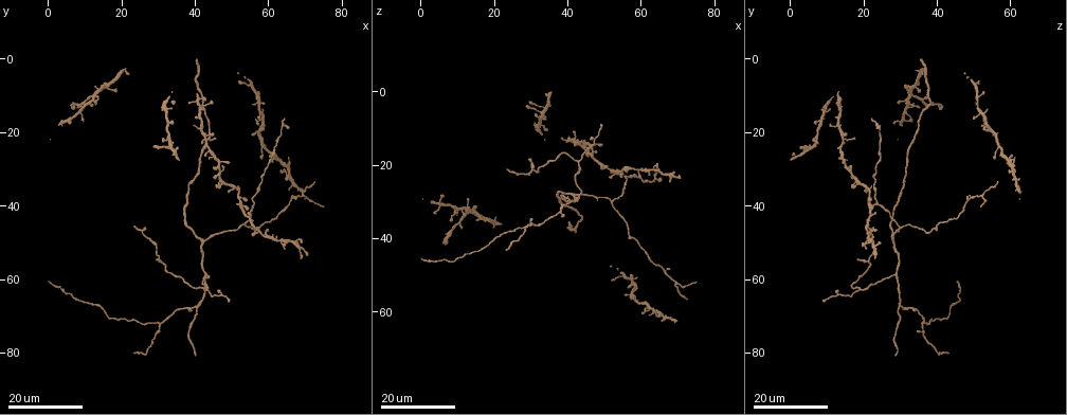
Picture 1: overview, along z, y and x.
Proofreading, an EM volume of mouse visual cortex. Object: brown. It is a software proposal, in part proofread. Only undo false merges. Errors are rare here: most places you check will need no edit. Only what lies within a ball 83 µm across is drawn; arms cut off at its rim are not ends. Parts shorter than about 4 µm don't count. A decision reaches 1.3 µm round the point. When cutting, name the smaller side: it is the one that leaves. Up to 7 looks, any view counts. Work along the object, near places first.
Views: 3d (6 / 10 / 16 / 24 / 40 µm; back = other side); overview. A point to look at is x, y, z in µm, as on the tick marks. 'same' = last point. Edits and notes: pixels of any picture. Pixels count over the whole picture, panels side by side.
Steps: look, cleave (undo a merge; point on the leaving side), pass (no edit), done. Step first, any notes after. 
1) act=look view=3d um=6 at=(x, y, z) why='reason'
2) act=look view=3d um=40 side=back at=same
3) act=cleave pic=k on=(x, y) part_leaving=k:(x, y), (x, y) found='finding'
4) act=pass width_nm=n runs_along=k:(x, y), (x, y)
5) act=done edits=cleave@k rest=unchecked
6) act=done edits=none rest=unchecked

act=look view=3d um=24 at=(30.0, 72.0, 35.5) why='three-way junction'

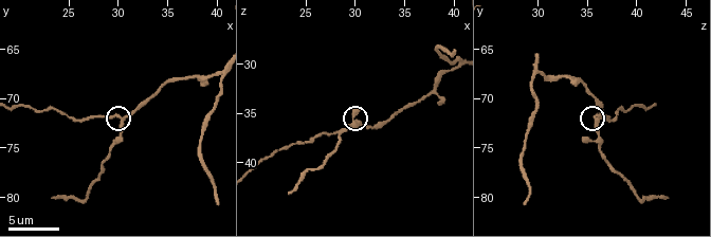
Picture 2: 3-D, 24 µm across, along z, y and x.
act=look view=3d um=10 at=(30.2, 72.0, 36.0) why='zoom in'

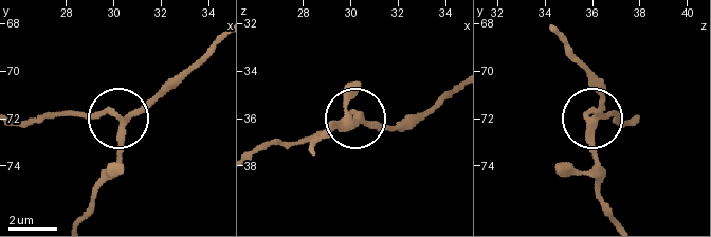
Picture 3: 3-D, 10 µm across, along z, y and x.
act=pass arms=3 found='one neuron here'

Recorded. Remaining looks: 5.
act=look view=3d um=24 at=(40.5, 67.0, 30.0) why='three-way junction'

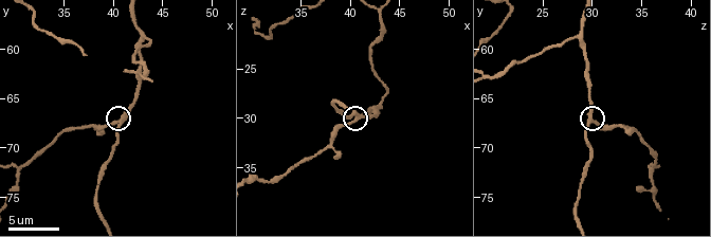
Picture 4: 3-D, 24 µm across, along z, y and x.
act=look view=3d um=6 at=(40.6, 67.2, 30.2) why='closer look'

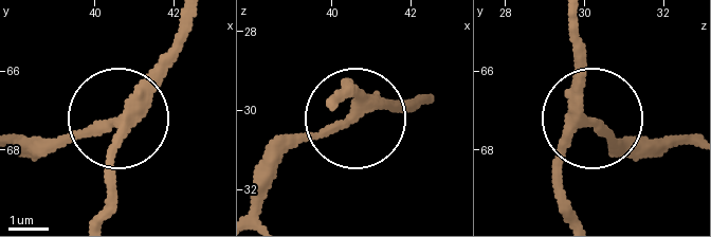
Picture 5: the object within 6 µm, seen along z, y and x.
act=pass width_nm=260 found='continuous, no second neuron'

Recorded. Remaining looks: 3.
act=look view=3d um=16 at=(55.0, 38.0, 23.5) why='three-way junction'

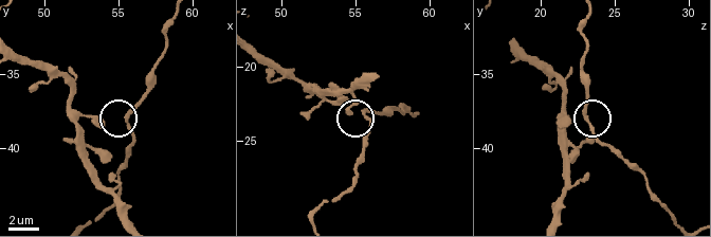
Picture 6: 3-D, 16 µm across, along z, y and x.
act=look view=3d um=6 at=(55.6, 38.0, 23.2)

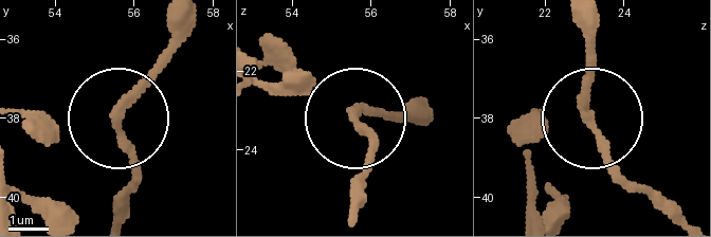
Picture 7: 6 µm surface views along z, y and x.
act=look view=3d um=6 side=back at=(55.55, 37.95, 23.05) why='from behind'

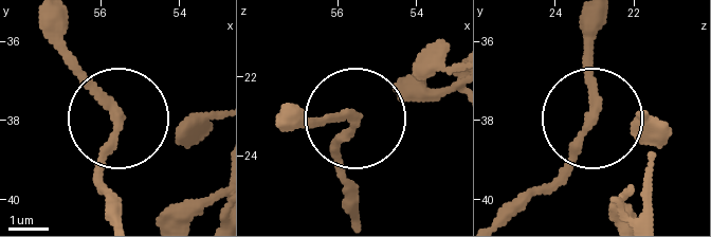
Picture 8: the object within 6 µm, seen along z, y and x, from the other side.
act=pass runs_along=8:(516, 217), (584, 126), (587, 28) found='one neuron here'

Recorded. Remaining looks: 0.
act=done edits=none rest=unchecked

